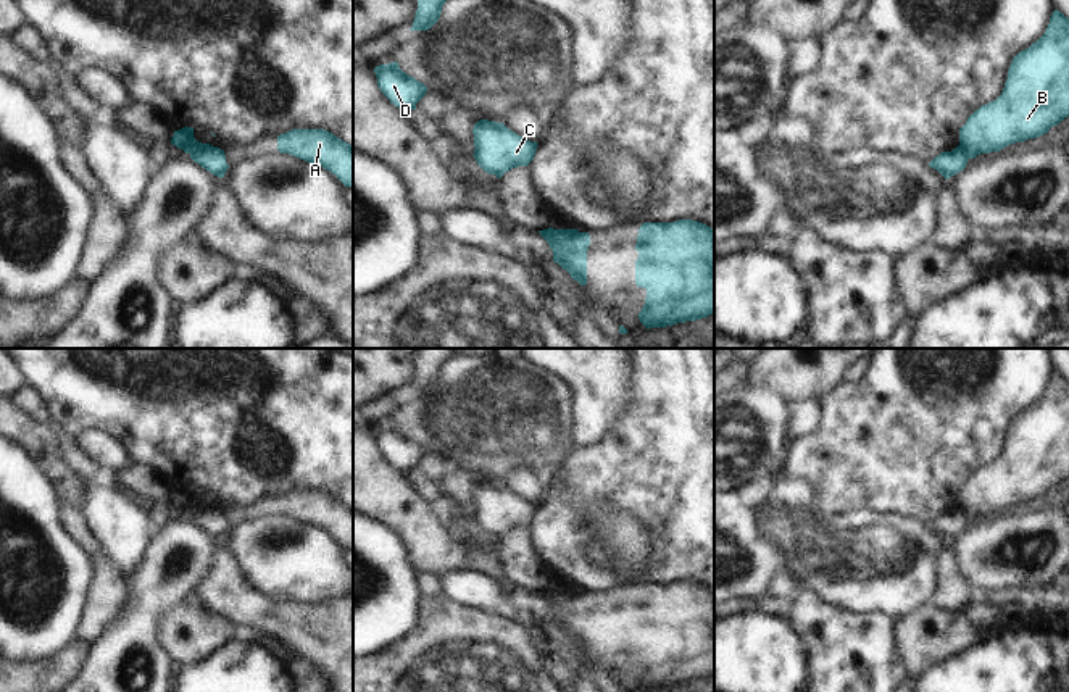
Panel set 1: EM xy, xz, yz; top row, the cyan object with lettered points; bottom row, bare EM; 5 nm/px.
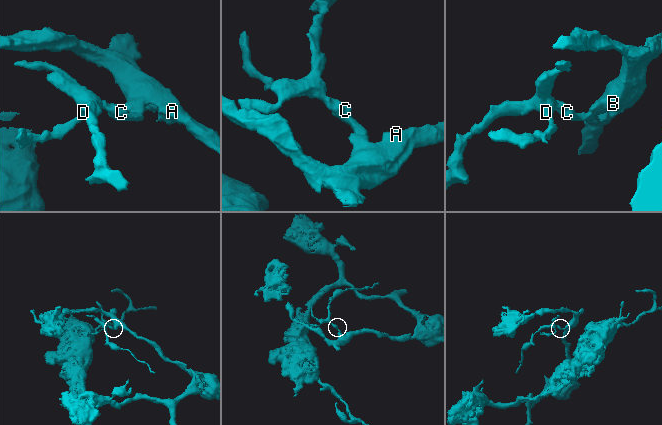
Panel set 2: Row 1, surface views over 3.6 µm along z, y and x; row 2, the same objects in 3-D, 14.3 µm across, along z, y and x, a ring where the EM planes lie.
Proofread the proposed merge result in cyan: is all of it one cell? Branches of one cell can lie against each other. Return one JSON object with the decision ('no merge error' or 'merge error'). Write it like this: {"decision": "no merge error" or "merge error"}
{"decision": "merge error"}

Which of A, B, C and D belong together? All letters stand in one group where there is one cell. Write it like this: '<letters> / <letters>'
A B / C D

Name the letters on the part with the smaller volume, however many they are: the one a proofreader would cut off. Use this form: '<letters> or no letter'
C, D

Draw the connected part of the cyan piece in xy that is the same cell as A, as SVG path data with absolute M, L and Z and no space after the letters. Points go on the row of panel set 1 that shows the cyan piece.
M292 129L277 135L277 150L331 171L353 187L353 147L324 129Z

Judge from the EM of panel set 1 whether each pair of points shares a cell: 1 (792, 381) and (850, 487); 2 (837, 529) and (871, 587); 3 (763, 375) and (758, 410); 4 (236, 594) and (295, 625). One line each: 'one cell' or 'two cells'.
1: two cells
2: one cell
3: two cells
4: one cell

